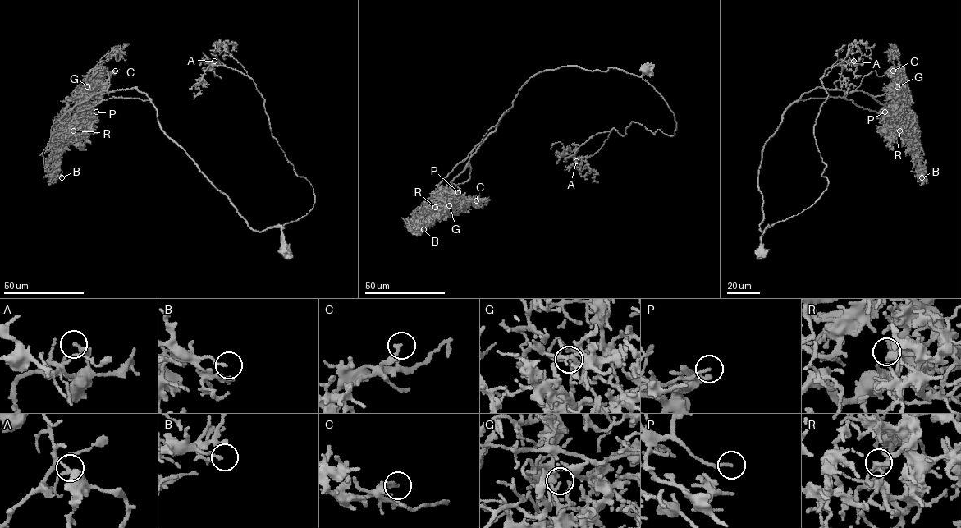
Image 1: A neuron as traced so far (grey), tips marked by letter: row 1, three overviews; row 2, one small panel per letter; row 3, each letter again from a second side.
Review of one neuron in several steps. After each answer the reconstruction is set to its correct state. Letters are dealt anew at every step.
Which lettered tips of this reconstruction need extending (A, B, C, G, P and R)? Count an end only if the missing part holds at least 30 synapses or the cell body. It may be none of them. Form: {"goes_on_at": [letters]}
{"goes_on_at": []}

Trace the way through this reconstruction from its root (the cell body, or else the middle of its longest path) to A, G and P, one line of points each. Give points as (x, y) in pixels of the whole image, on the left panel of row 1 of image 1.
A: (284, 251), (277, 227), (313, 208), (313, 186), (295, 173), (272, 135), (264, 99), (253, 79), (214, 61)
G: (284, 251), (281, 228), (253, 230), (164, 132), (147, 95), (133, 87), (83, 96), (87, 86)
P: (284, 251), (281, 228), (253, 230), (229, 199), (164, 132), (150, 100), (112, 97), (78, 112), (96, 112)

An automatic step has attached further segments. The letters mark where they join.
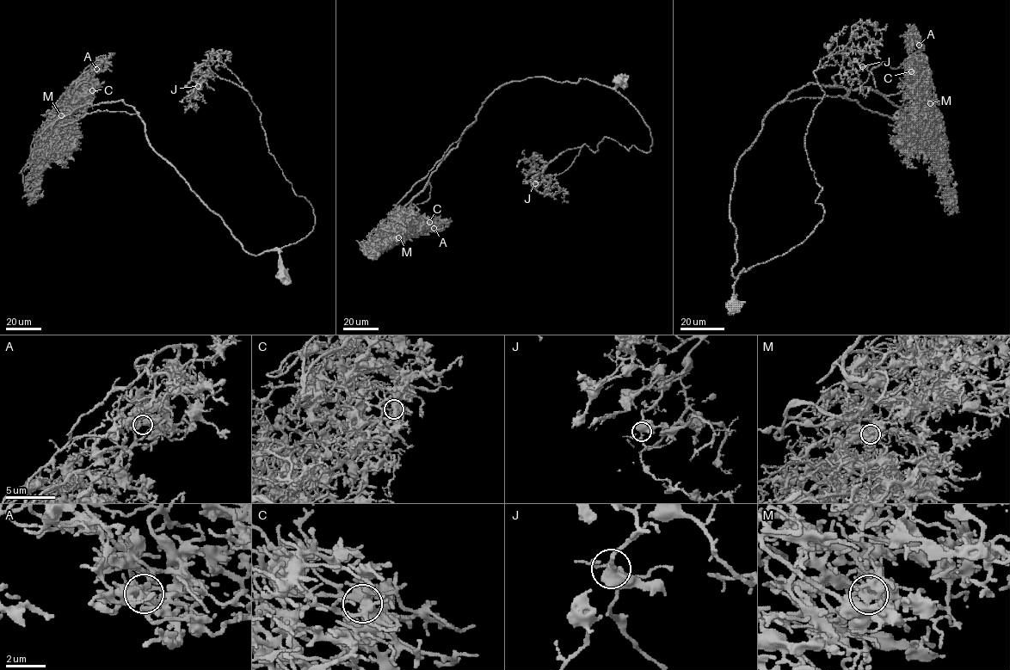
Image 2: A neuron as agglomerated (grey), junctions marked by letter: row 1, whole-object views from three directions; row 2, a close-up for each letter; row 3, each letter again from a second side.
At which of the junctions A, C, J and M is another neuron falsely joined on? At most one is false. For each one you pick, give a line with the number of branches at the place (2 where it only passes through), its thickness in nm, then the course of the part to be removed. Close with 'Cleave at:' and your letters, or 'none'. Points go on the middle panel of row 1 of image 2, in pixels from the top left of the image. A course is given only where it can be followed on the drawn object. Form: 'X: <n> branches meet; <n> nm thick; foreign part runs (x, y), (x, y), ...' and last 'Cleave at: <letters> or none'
Cleave at: none

